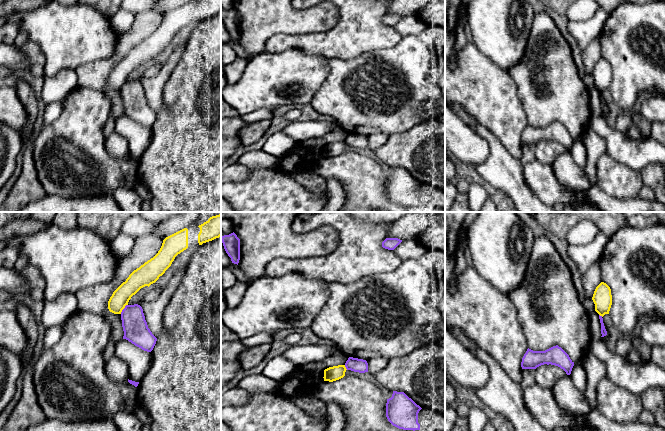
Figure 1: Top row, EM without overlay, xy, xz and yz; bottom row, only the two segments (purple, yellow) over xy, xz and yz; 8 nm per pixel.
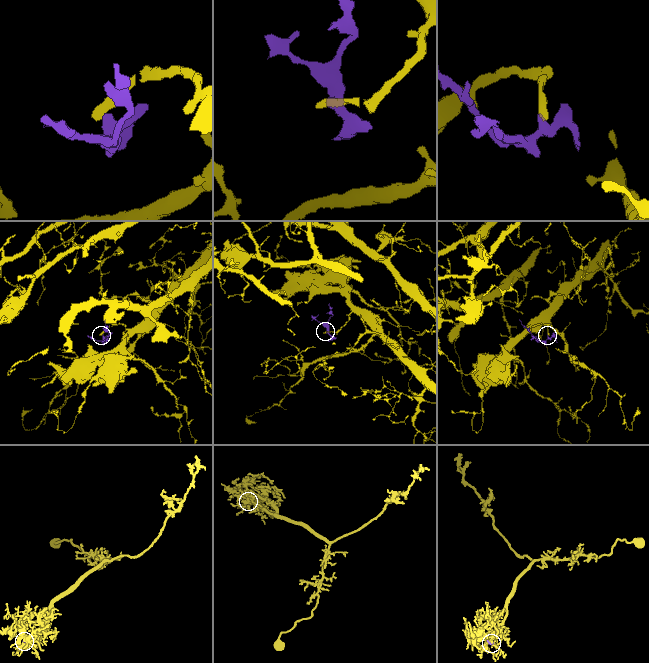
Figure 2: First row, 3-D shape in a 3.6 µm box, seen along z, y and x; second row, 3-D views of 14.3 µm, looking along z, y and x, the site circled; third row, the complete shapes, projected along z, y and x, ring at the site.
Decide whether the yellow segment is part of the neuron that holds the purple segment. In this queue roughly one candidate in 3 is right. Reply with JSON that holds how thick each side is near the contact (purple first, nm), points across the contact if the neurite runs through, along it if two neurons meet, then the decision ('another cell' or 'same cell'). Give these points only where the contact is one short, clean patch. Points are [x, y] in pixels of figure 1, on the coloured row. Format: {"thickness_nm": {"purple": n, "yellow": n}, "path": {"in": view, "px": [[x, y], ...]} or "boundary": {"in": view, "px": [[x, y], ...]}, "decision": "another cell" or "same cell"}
{"thickness_nm": {"purple": 200, "yellow": 140}, "boundary": {"in": "xy", "px": [[127, 304], [120, 313]]}, "decision": "another cell"}

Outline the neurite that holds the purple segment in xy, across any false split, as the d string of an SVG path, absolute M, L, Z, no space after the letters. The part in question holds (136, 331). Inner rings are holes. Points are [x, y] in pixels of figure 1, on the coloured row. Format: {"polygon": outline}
{"polygon": "M126 305L121 312L123 339L128 340L144 351L151 352L157 338L148 328L143 309L140 305Z"}

